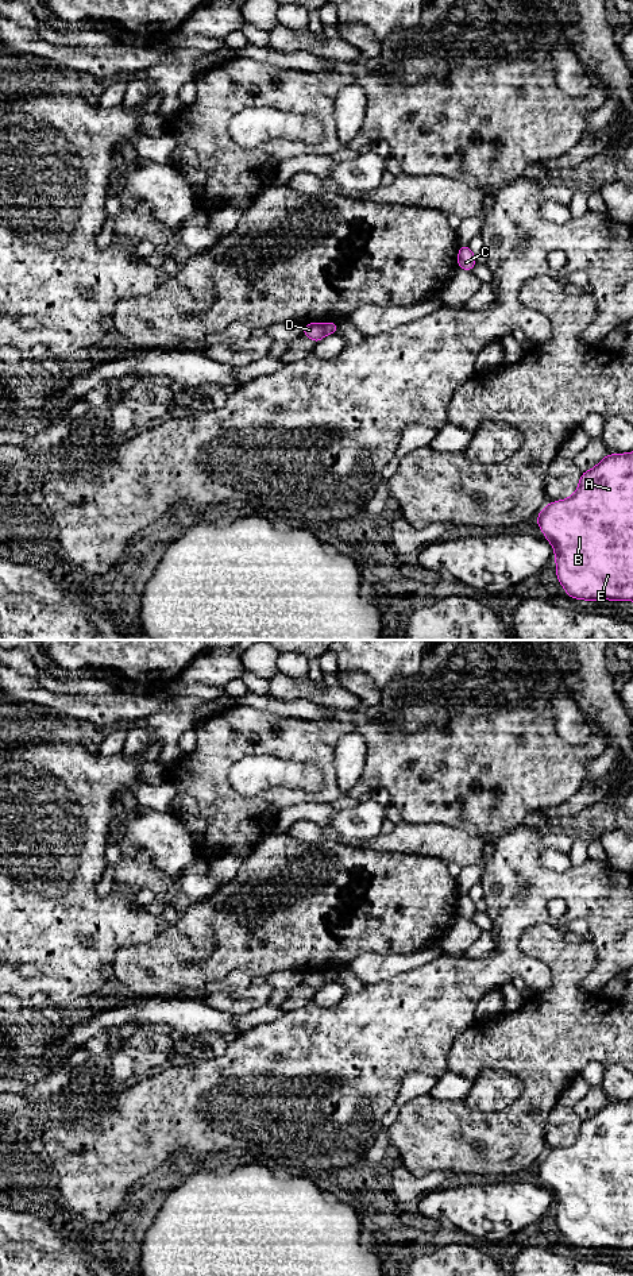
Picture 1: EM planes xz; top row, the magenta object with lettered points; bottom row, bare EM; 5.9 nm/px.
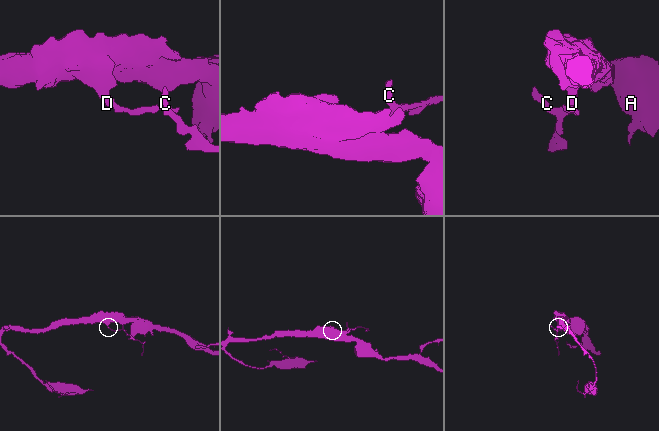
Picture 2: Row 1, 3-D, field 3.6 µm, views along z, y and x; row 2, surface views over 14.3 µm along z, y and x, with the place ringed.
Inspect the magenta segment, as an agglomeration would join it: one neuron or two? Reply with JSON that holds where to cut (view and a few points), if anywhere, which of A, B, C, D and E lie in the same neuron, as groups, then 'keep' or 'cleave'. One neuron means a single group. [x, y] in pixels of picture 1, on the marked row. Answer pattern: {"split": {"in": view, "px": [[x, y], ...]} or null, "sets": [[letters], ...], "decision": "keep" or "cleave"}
{"split": {"in": "xz", "px": [[323, 324], [327, 334]]}, "sets": [["A", "B", "D", "E"], ["C"]], "decision": "cleave"}

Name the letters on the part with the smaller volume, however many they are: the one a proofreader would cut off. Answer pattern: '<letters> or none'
C

